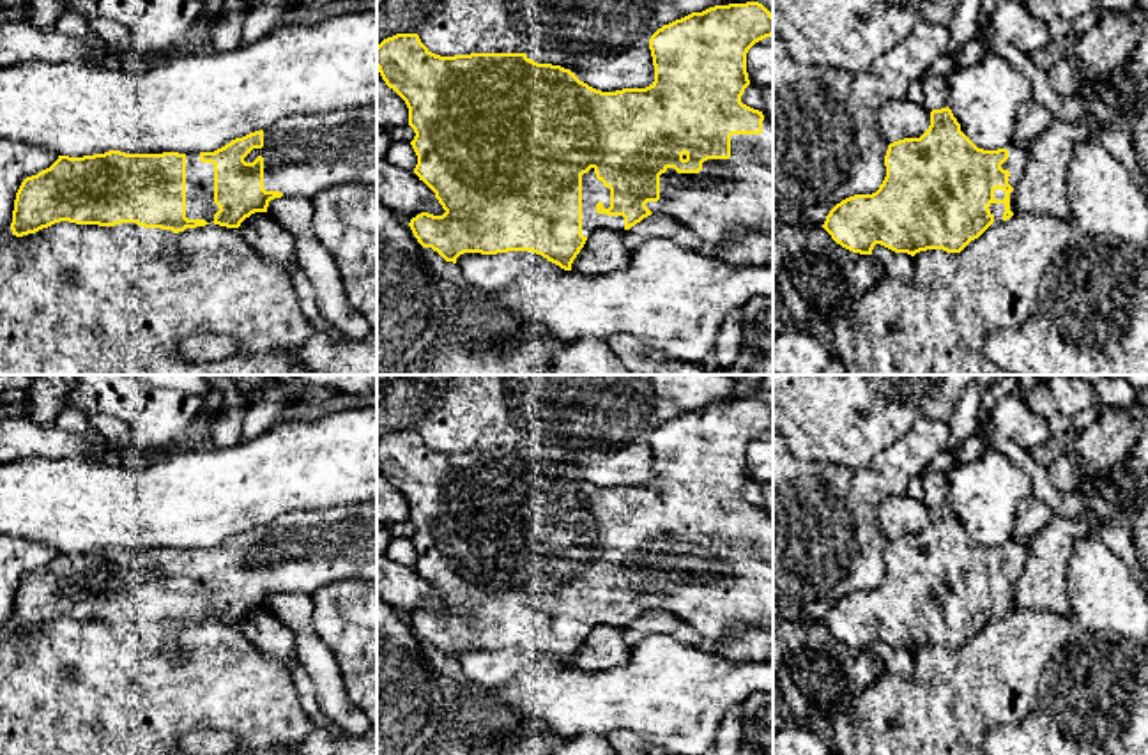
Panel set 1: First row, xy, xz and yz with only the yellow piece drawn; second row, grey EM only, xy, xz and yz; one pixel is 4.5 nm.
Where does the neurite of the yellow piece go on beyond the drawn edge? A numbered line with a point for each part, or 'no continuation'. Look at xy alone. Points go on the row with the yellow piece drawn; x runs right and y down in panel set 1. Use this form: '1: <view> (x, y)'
1: xy (305, 154)

